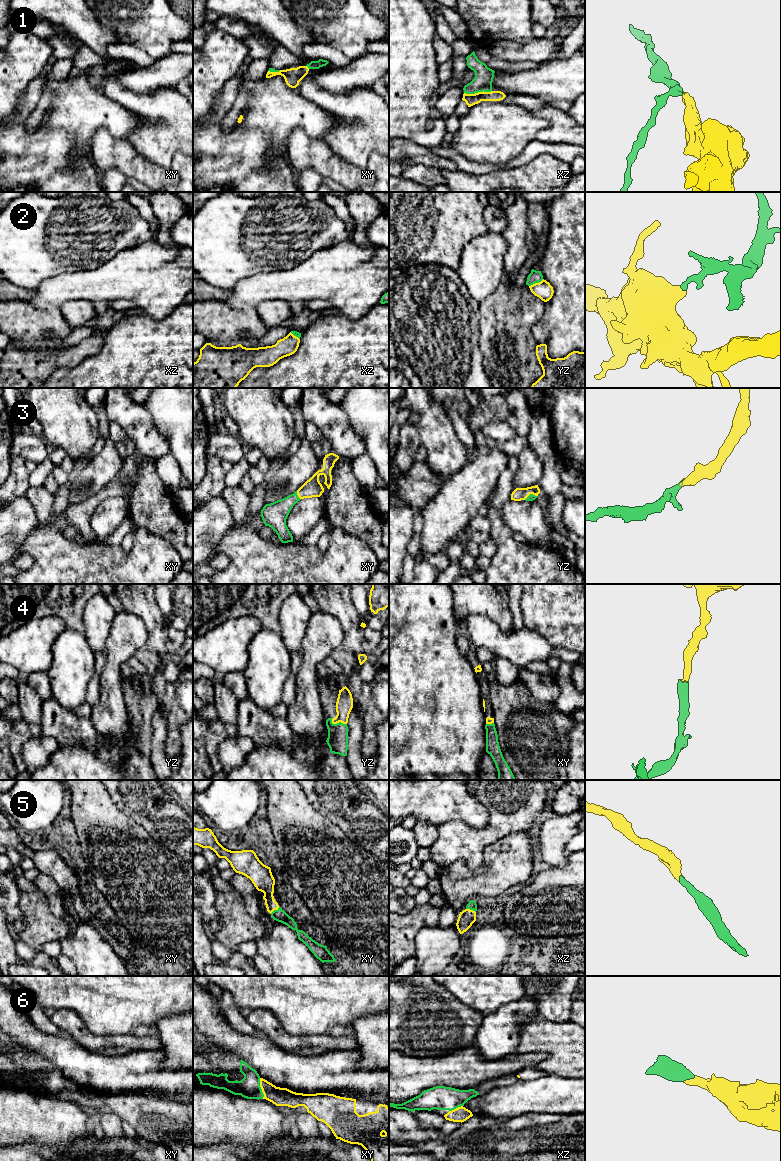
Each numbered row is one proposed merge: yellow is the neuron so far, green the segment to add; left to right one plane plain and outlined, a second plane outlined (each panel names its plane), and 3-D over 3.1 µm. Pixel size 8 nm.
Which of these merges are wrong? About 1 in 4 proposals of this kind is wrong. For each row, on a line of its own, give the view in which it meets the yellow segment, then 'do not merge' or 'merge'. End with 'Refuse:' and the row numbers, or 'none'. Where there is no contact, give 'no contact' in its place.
1: xz | merge
2: yz | do not merge
3: xy | merge
4: yz | merge
5: xy | merge
6: xy | merge
Refuse: 2

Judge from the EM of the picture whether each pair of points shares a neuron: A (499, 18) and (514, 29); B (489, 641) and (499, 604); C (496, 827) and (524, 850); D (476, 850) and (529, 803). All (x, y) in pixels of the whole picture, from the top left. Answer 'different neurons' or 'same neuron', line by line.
A: same neuron
B: different neurons
C: different neurons
D: same neuron

